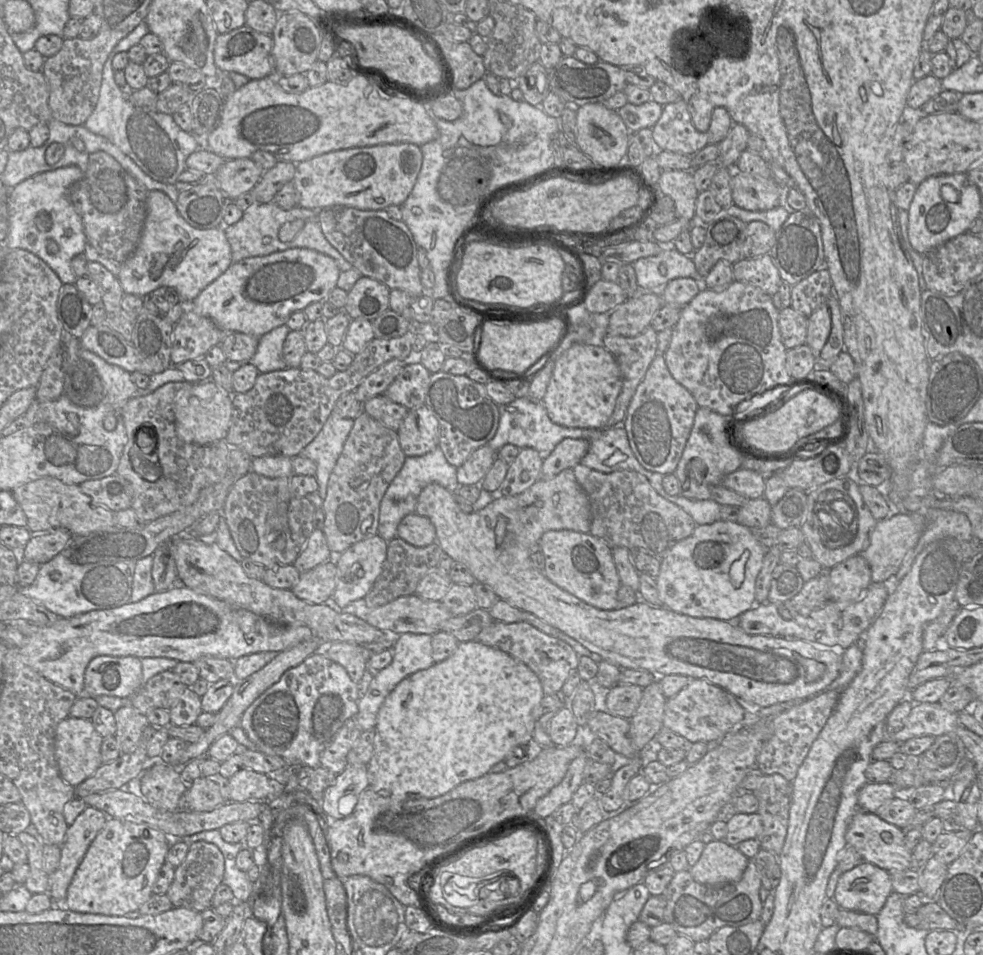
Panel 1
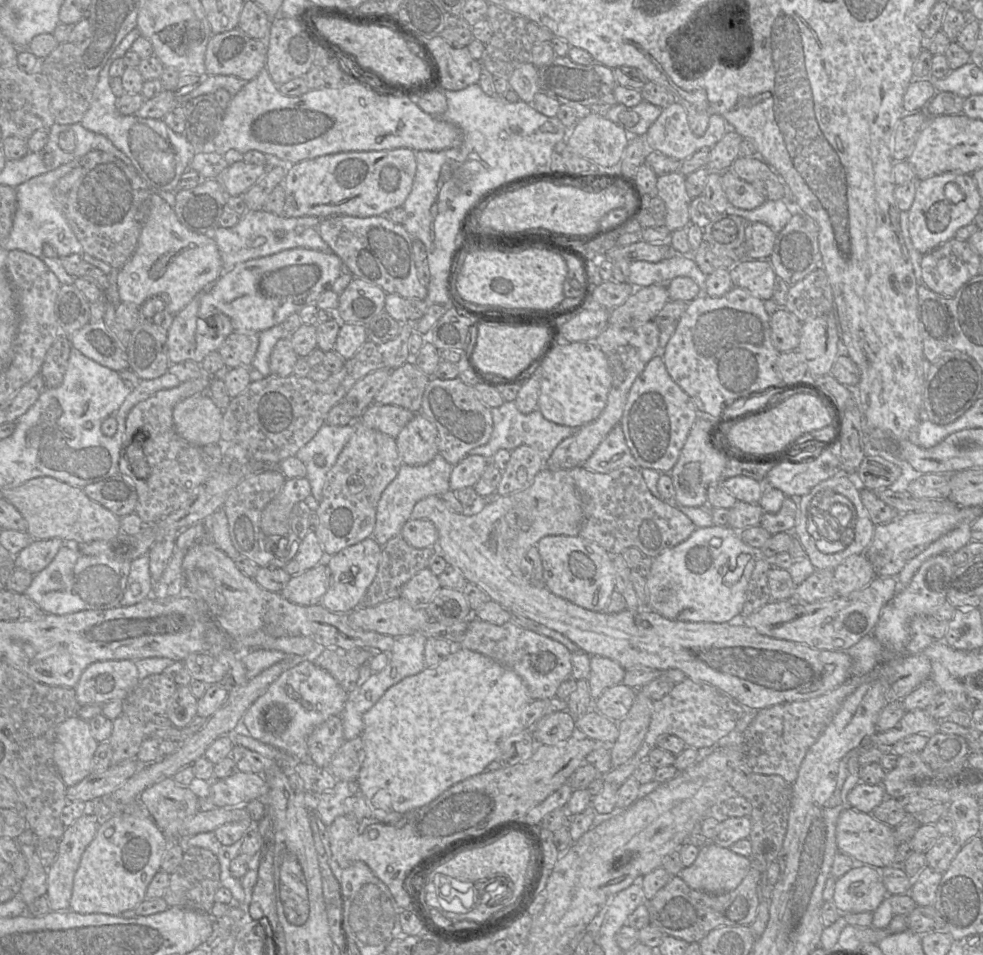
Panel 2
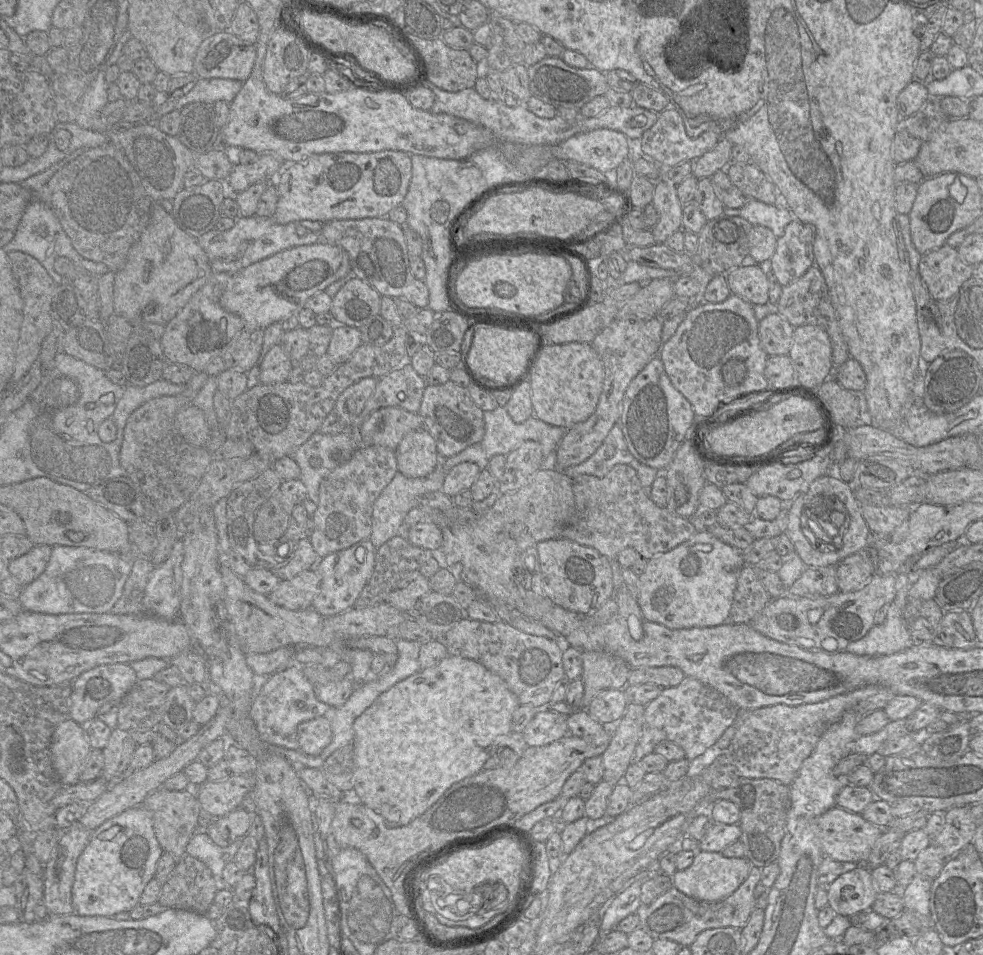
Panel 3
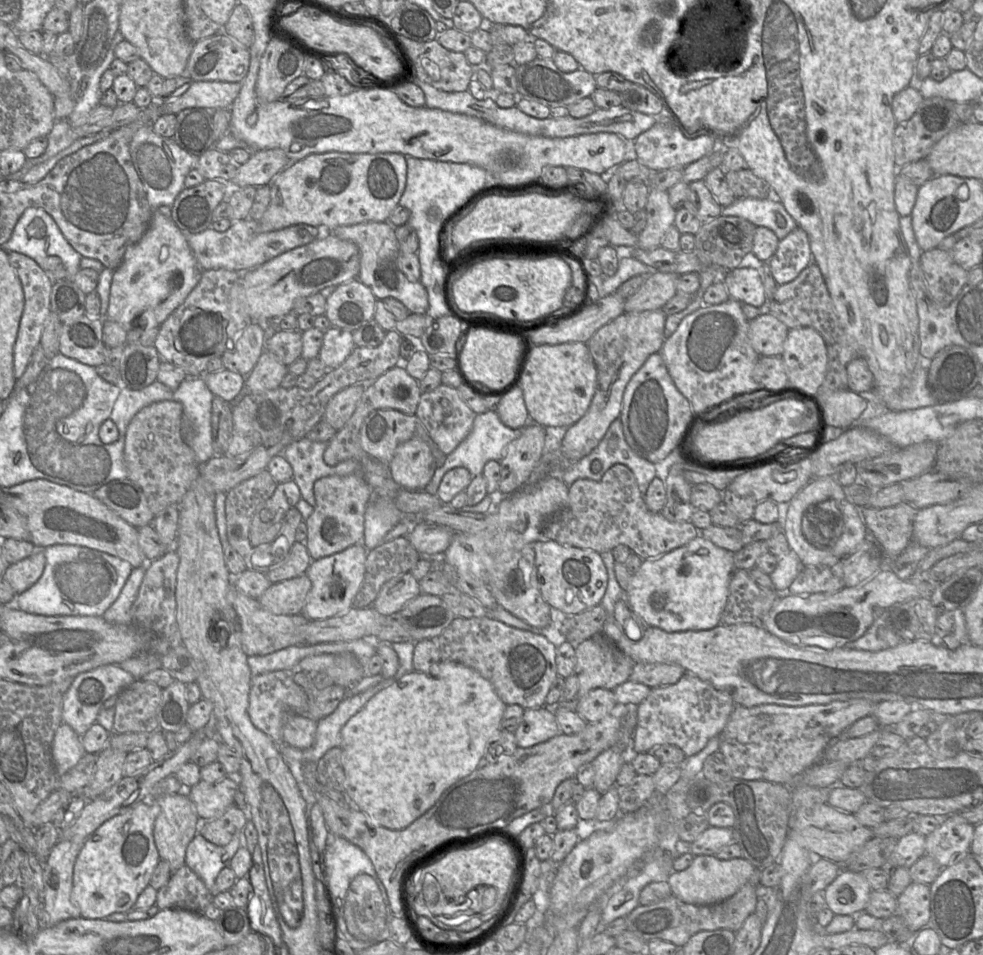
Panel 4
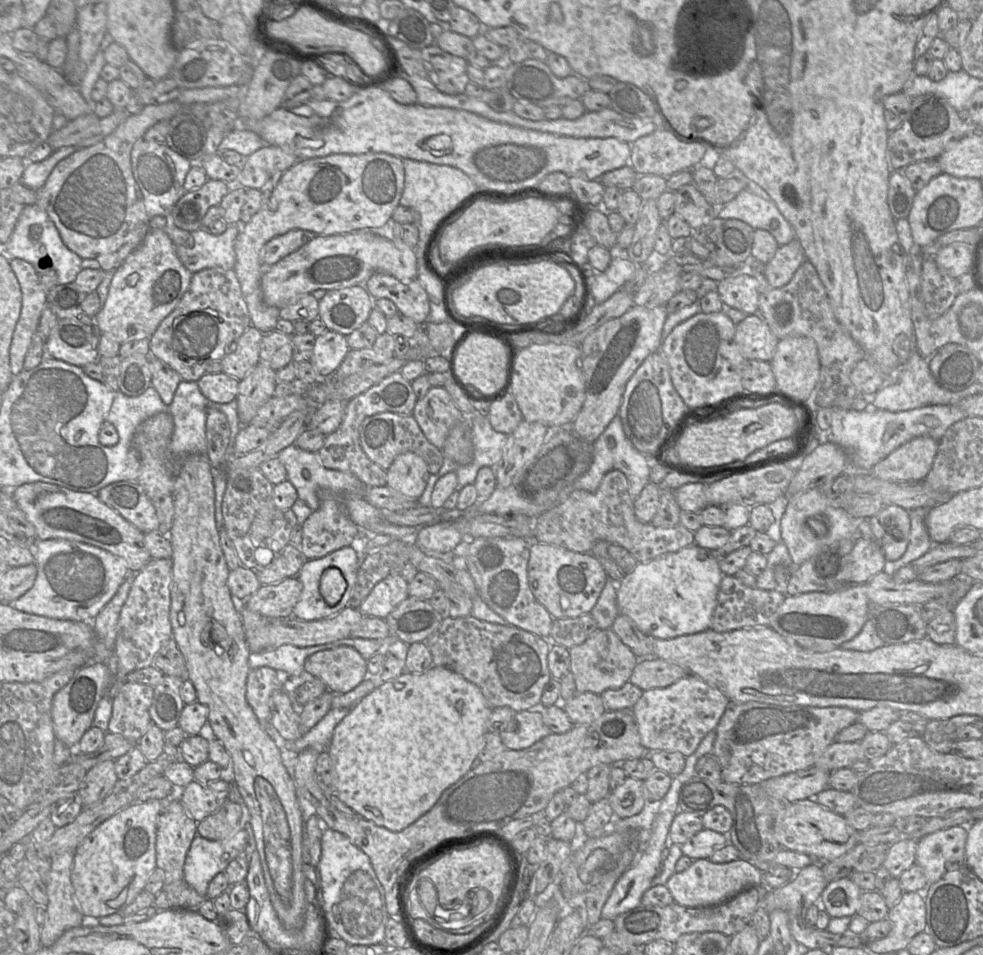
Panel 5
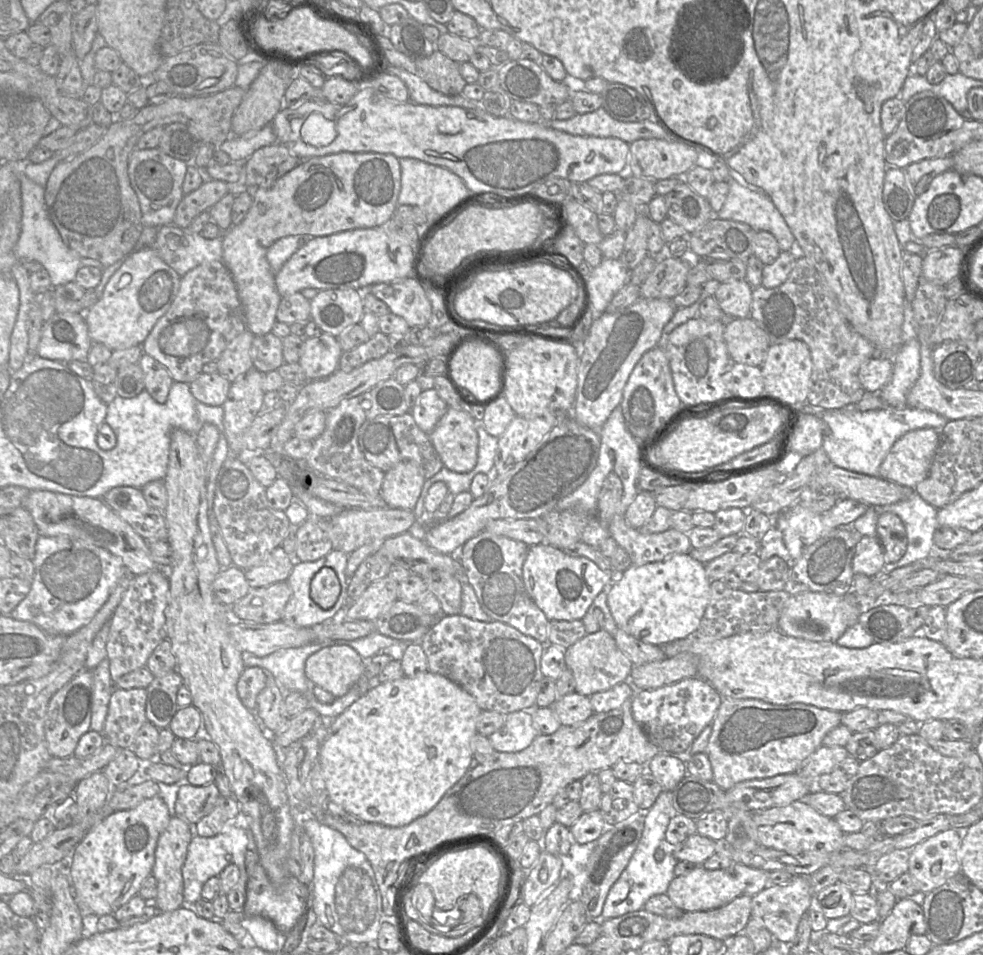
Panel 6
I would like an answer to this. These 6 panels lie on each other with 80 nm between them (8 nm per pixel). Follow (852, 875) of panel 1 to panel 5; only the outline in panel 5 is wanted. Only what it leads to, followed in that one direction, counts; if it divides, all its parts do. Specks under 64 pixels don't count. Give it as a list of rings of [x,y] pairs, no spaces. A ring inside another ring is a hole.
[[[849,877],[829,882],[819,903],[831,918],[857,914],[862,890]]]

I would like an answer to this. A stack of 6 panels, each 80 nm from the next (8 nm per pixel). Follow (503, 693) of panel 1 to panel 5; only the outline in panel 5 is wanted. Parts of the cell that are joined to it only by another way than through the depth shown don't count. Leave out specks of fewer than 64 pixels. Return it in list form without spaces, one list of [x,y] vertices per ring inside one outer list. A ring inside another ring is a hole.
[[[432,666],[422,674],[404,671],[397,678],[377,686],[371,693],[362,698],[336,726],[327,750],[337,777],[336,795],[357,815],[377,826],[393,832],[402,831],[427,813],[436,804],[442,793],[471,769],[472,762],[478,755],[482,738],[488,732],[488,720],[492,710],[493,708],[477,685],[446,667]]]

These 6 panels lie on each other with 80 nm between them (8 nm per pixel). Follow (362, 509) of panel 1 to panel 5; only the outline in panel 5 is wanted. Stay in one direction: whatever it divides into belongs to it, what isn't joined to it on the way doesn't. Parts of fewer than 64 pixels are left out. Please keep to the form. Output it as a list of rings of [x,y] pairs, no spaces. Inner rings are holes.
[[[318,489],[319,508],[311,513],[301,525],[302,544],[300,551],[306,560],[318,559],[327,554],[350,546],[359,535],[359,527],[350,519],[345,503],[345,496],[330,489]]]

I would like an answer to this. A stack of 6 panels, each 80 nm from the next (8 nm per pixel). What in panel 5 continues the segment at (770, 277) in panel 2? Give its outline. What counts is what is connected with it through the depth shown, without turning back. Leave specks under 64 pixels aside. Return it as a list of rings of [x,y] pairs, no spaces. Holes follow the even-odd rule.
[[[739,273],[719,281],[717,292],[725,306],[739,309],[747,315],[757,314],[758,281],[749,273]]]

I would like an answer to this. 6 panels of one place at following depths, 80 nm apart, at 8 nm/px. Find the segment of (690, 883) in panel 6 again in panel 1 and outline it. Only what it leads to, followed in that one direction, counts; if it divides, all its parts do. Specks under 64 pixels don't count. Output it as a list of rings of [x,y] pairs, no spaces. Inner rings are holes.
[[[713,840],[705,844],[698,862],[689,868],[697,882],[721,887],[738,882],[749,859],[736,846],[721,840]]]

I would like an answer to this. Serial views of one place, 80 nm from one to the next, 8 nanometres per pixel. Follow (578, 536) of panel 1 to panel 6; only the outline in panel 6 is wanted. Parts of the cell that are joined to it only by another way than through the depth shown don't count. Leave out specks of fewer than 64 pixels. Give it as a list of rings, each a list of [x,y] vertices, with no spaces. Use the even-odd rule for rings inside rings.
[[[551,545],[529,546],[522,567],[522,578],[527,593],[549,621],[579,620],[587,612],[595,597],[617,578],[615,571],[603,571],[585,557],[571,556]]]

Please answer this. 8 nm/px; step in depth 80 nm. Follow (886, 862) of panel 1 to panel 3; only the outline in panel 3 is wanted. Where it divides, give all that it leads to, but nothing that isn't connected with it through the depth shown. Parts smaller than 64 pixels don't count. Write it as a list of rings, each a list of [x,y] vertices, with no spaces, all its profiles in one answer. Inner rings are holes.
[[[836,805],[818,818],[817,826],[818,839],[824,856],[841,862],[847,867],[862,865],[870,854],[875,841],[884,832],[883,828],[868,822],[861,814]]]

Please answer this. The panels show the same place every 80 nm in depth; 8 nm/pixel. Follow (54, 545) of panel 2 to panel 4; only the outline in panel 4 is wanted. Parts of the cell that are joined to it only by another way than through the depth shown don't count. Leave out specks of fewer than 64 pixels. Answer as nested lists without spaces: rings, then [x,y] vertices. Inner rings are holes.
[[[41,549],[27,558],[8,565],[2,580],[8,582],[13,590],[20,594],[32,587],[42,576],[46,565],[46,557]]]

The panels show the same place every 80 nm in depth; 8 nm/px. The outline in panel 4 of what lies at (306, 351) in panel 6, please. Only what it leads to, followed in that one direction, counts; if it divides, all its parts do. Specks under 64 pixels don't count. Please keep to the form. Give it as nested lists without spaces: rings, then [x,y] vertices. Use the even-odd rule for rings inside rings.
[[[331,327],[324,333],[322,347],[318,358],[328,370],[339,367],[355,348],[352,332]]]

